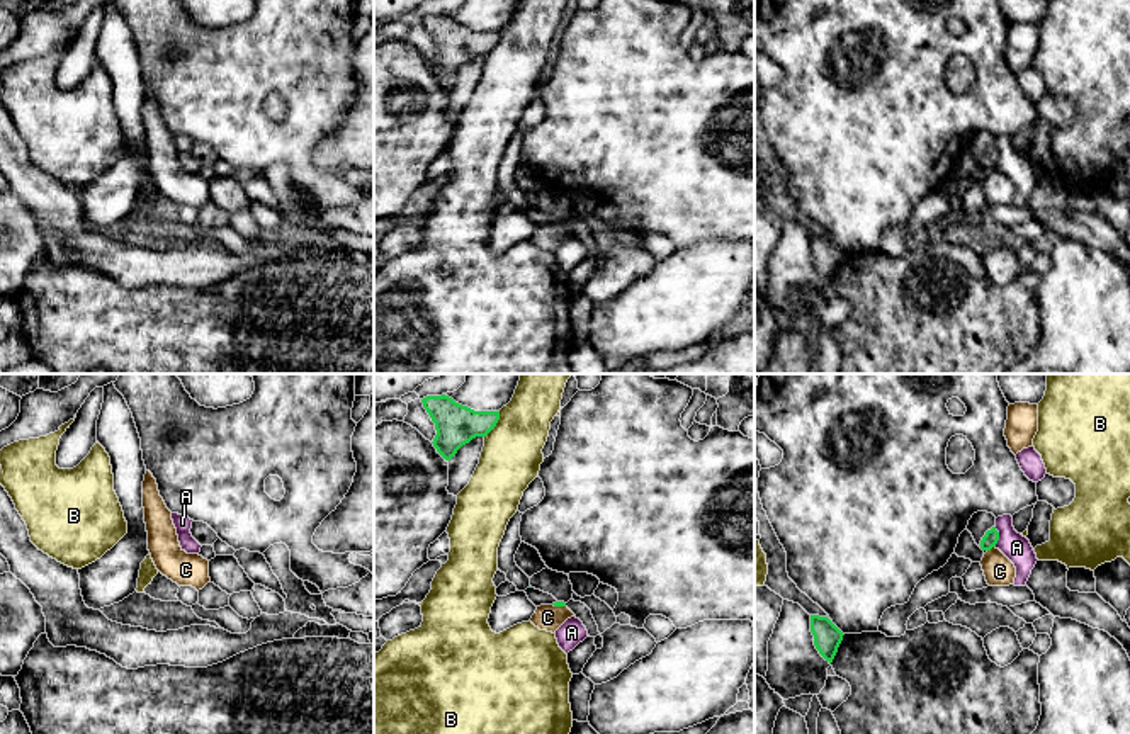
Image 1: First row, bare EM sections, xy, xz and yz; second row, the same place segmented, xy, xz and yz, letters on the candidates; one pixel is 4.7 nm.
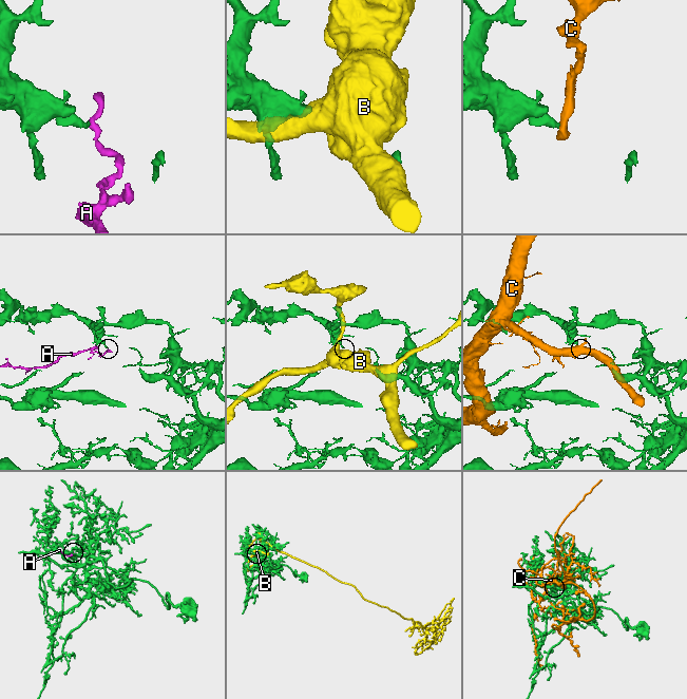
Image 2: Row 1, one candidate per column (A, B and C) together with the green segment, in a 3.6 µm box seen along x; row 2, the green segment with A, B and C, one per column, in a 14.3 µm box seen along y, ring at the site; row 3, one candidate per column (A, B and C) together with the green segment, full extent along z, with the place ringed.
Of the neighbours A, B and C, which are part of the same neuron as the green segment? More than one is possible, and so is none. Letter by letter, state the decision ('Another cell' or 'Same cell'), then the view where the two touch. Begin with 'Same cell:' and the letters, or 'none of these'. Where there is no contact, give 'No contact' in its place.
Same cell: none of these
A: Another cell. Touches green in yz
B: Another cell. Touches green in xz
C: Another cell. Touches green in yz

